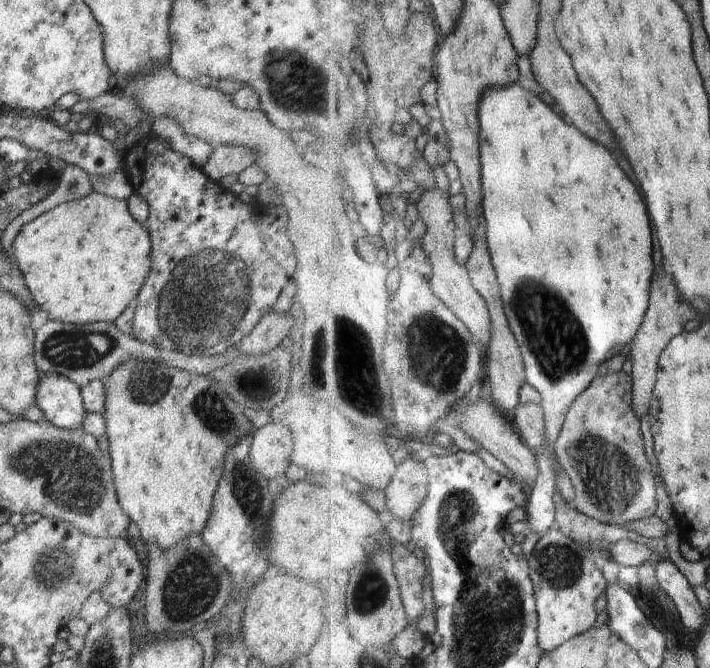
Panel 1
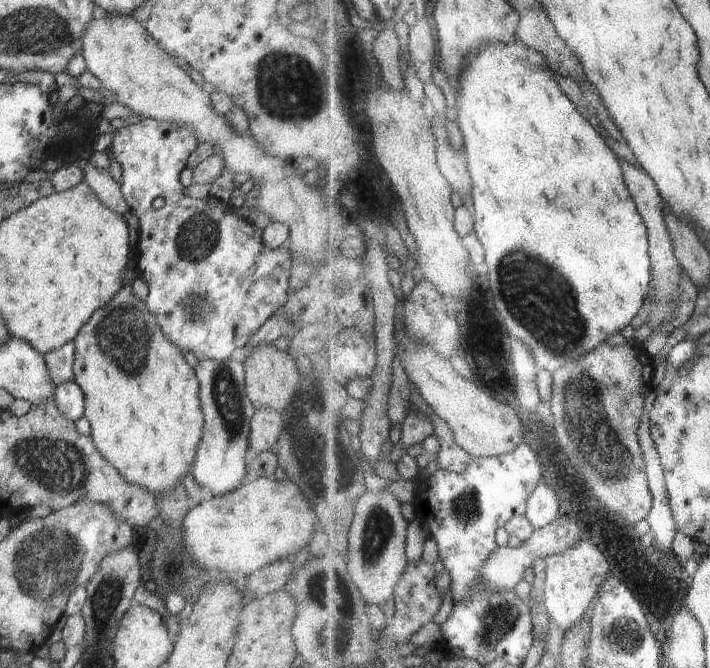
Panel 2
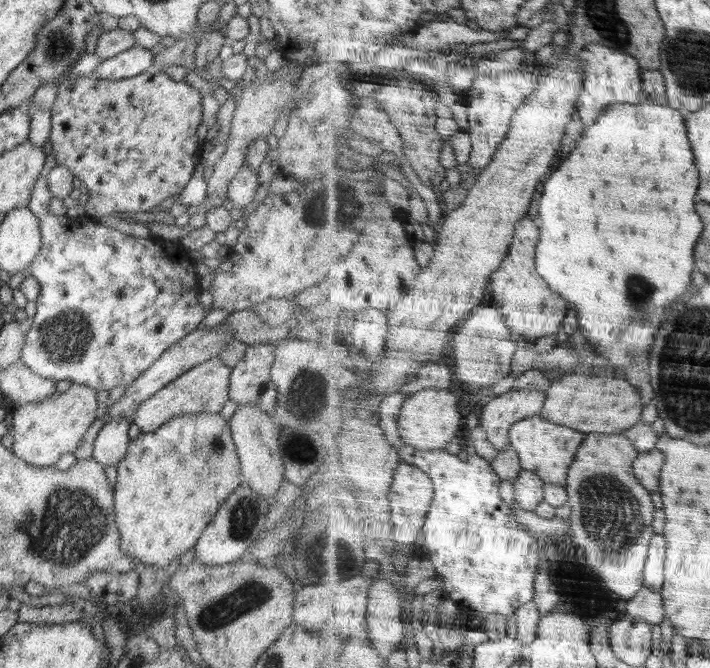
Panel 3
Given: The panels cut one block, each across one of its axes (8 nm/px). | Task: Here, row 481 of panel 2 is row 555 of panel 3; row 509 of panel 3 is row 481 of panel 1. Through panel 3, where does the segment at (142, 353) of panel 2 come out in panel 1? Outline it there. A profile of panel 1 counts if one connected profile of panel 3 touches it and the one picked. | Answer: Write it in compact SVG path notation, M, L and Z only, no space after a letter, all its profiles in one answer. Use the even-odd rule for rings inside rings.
M126 358L120 367L114 368L104 381L104 422L106 423L106 434L109 440L108 454L111 460L112 474L114 476L116 496L120 502L120 508L124 510L124 514L138 526L140 530L140 538L144 539L148 544L156 544L158 548L170 548L174 546L178 540L184 540L190 534L201 534L206 526L208 516L210 516L210 508L212 508L212 496L216 494L216 486L218 480L222 478L222 468L224 468L224 458L226 452L236 446L236 442L242 436L253 434L255 430L252 422L244 416L243 407L225 392L220 383L217 383L208 376L200 376L188 371L180 370L174 367L163 365L162 362L154 362L152 360L144 360L144 358Z

